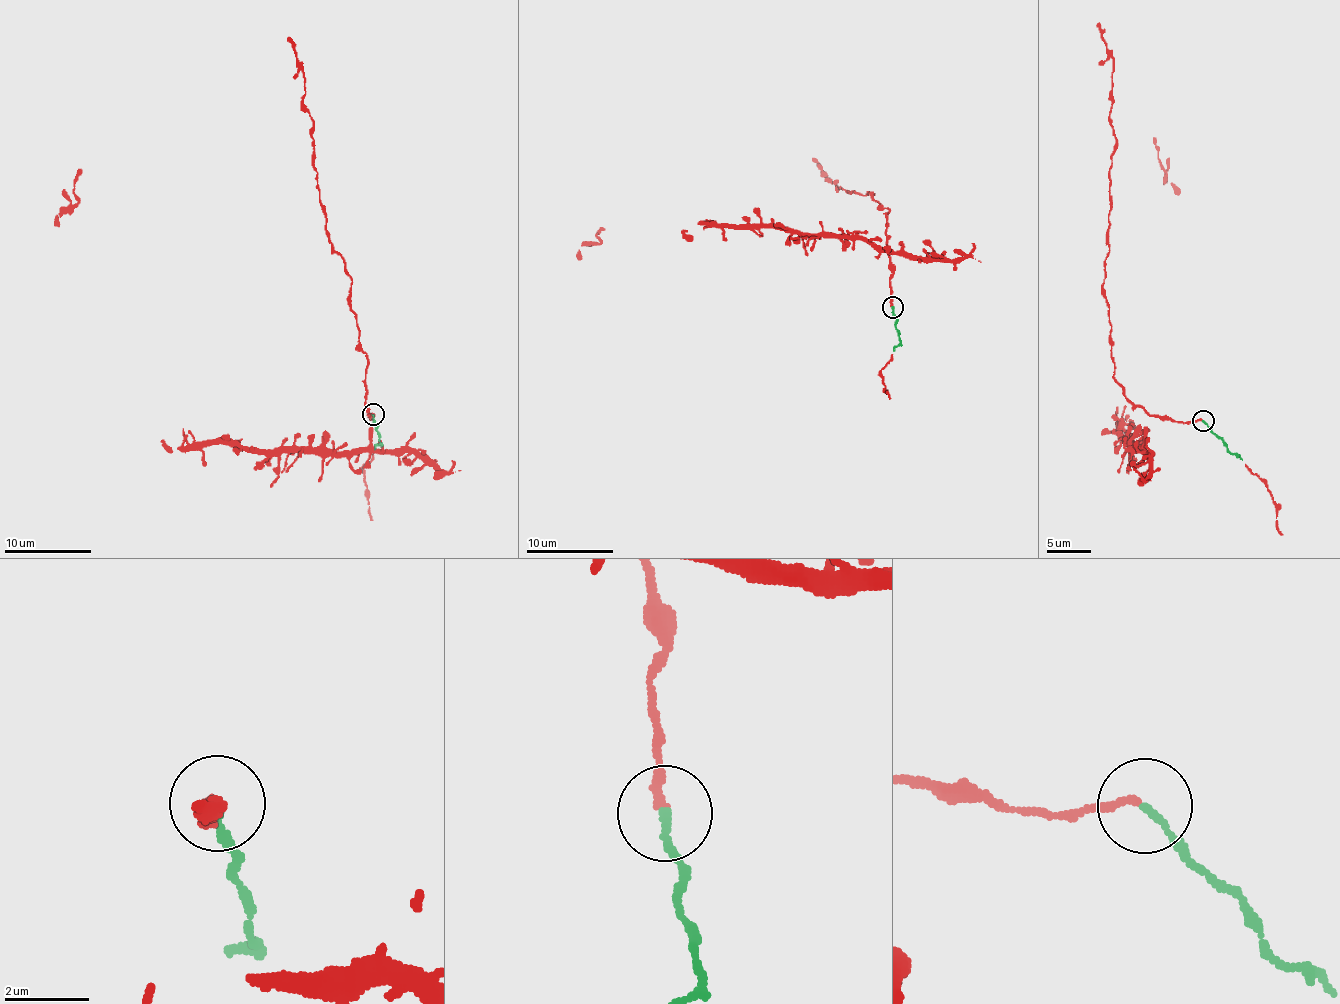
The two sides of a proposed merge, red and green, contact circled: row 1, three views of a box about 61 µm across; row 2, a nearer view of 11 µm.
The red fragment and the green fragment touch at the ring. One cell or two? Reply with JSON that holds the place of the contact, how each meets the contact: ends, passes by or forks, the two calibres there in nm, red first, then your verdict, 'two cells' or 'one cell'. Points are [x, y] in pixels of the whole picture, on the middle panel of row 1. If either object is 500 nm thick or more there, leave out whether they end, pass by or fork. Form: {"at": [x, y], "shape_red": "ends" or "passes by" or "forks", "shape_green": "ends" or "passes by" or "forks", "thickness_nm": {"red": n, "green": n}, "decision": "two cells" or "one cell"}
{"at": [892, 307], "shape_red": "ends", "shape_green": "ends", "thickness_nm": {"red": 190, "green": 170}, "decision": "one cell"}

